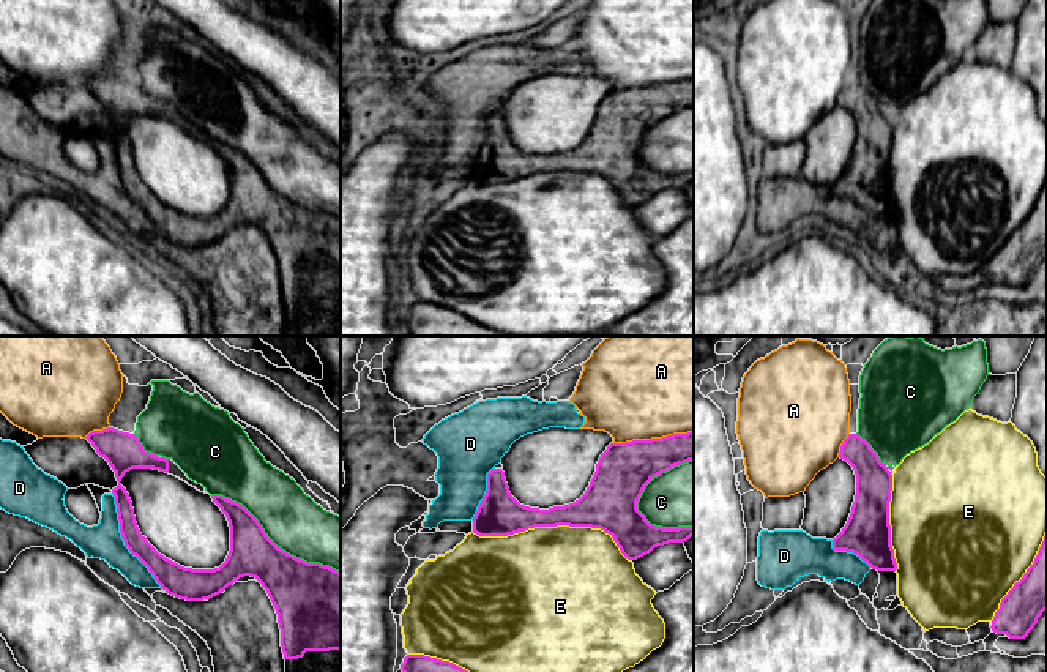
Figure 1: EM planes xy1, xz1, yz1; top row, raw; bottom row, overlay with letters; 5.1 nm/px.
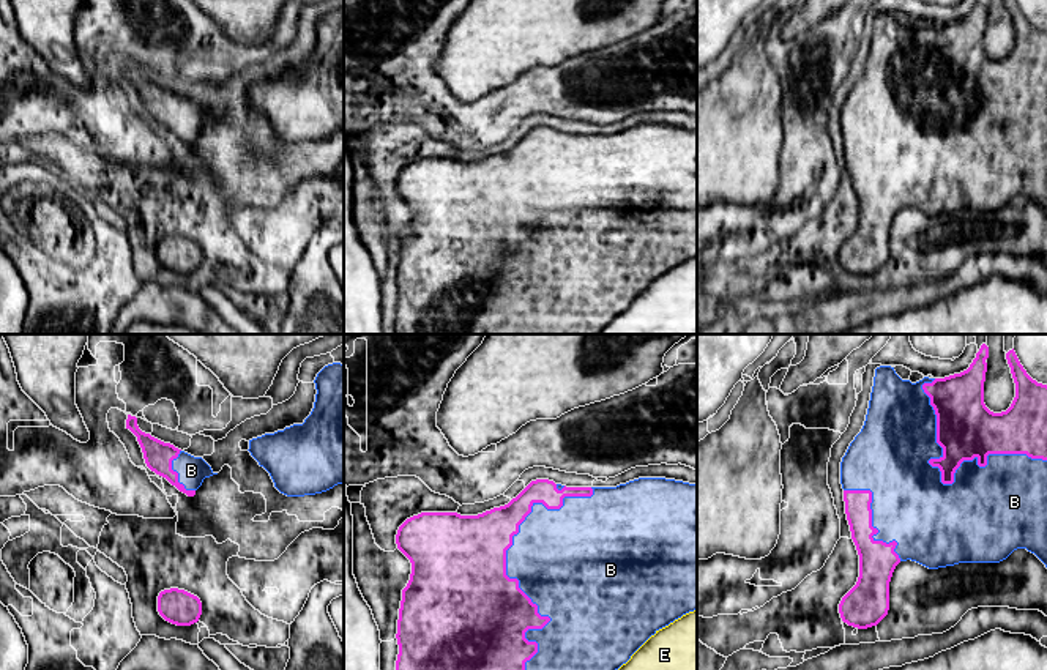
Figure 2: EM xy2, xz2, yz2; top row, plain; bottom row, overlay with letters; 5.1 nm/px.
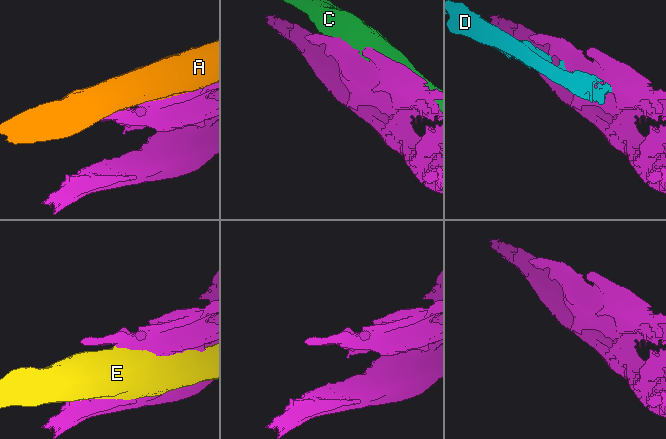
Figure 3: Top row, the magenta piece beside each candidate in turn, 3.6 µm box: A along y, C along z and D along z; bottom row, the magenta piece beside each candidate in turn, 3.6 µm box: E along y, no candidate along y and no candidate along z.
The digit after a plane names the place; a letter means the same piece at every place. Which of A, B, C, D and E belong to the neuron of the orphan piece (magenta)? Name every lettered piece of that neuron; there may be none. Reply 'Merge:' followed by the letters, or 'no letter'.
Merge: B

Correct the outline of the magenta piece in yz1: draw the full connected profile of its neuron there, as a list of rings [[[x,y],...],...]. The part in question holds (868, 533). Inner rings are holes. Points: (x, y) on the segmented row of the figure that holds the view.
[[[858,434],[844,440],[839,457],[855,470],[856,495],[845,527],[833,539],[833,549],[856,554],[872,569],[896,571],[889,525],[892,475]]]

